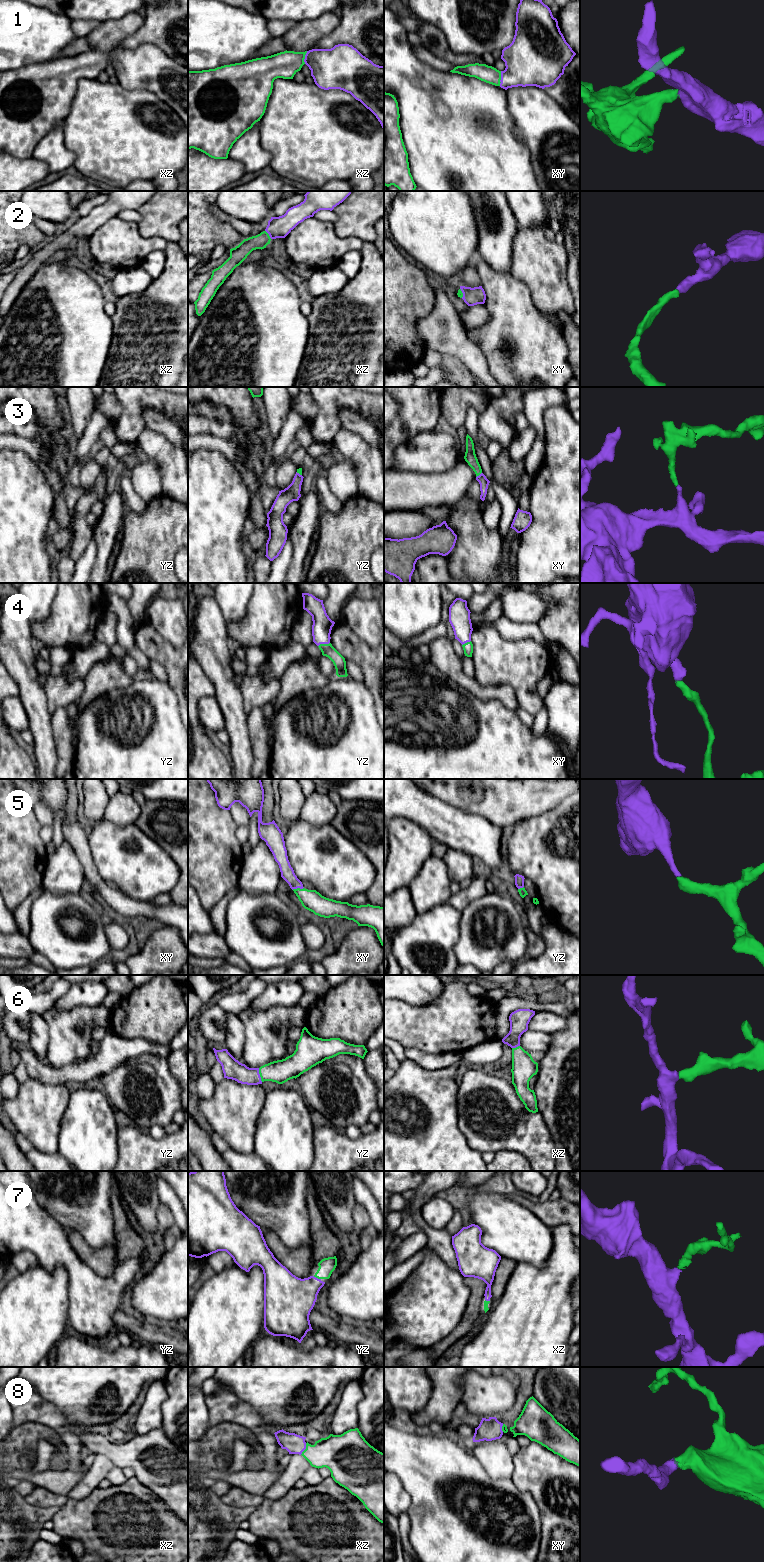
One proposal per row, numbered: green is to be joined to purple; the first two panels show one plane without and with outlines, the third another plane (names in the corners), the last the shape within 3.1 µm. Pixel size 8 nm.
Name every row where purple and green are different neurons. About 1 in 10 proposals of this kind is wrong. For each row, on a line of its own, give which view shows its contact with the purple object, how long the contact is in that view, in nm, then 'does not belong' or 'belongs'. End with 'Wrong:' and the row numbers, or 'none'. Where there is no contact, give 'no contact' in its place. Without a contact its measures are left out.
1: meets purple in xy; contact 120 nm long; belongs
2: meets purple in xz; contact 90 nm long; belongs
3: meets purple in xy; contact 60 nm long; belongs
4: meets purple in yz; contact 100 nm long; belongs
5: meets purple in xy; contact 100 nm long; belongs
6: meets purple in yz; contact 120 nm long; belongs
7: meets purple in yz; contact 70 nm long; belongs
8: meets purple in xz; contact 110 nm long; belongs
Wrong: none

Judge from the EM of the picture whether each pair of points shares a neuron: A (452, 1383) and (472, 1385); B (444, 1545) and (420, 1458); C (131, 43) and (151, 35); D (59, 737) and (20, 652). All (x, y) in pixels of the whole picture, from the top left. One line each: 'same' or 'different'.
A: different
B: same
C: same
D: different

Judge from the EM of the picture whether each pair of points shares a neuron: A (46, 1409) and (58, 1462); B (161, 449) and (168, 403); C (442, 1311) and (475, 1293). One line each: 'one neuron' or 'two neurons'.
A: two neurons
B: two neurons
C: two neurons

